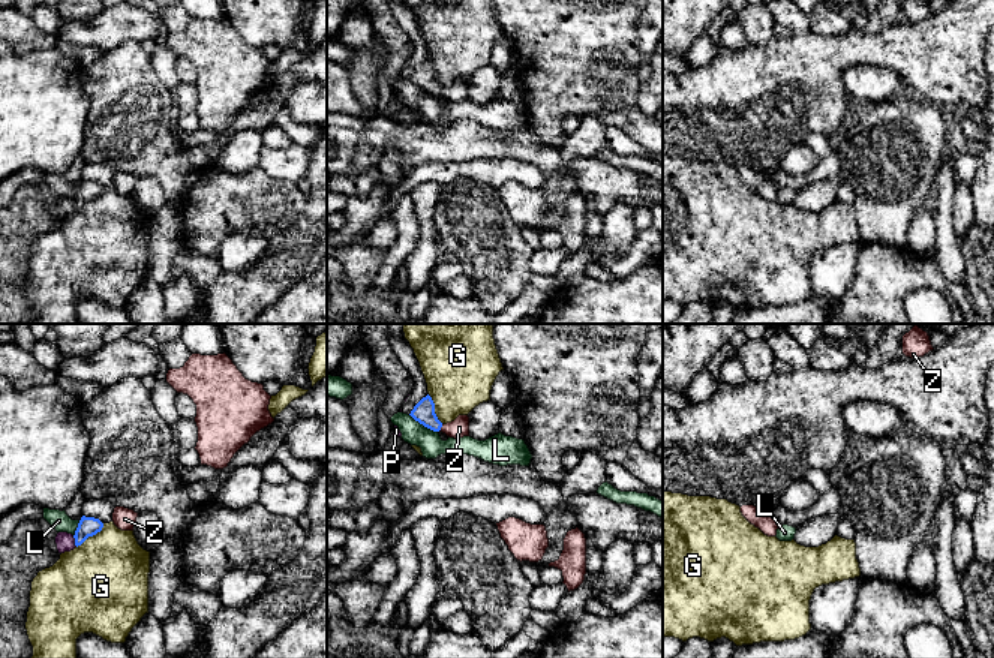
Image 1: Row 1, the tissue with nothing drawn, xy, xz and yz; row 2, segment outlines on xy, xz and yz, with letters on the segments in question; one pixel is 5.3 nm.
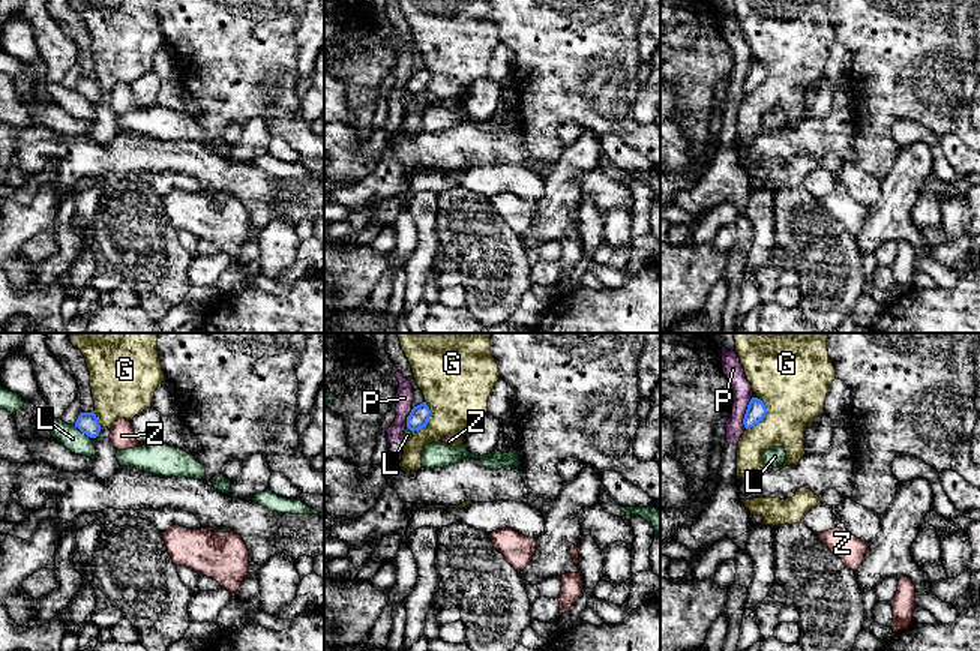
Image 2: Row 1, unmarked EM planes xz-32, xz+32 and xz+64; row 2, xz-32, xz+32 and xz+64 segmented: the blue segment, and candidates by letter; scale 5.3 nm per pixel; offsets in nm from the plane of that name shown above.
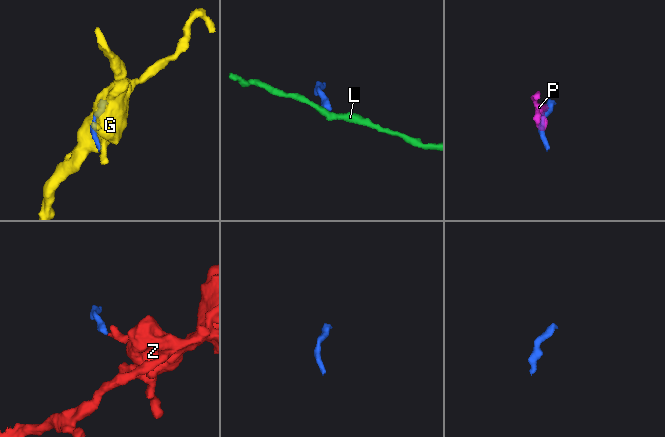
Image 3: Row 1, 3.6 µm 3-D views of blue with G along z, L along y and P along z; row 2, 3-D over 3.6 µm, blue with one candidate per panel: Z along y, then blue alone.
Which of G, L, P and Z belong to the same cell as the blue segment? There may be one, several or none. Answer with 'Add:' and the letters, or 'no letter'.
Add: Z

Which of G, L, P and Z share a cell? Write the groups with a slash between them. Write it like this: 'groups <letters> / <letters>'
groups G / L / P / Z

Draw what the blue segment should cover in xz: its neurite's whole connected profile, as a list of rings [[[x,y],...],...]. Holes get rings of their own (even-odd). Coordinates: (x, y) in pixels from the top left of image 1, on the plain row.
[[[429,58],[414,70],[409,79],[424,91],[442,96],[450,102],[469,100],[469,81],[459,79],[454,85],[442,88],[435,78],[435,67]]]

